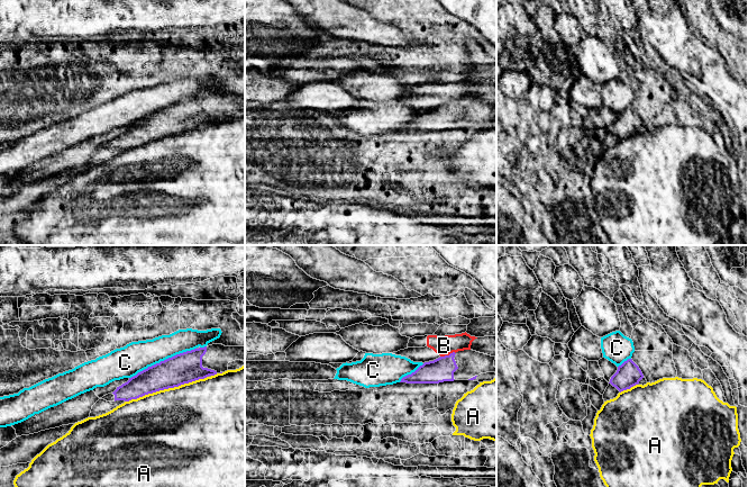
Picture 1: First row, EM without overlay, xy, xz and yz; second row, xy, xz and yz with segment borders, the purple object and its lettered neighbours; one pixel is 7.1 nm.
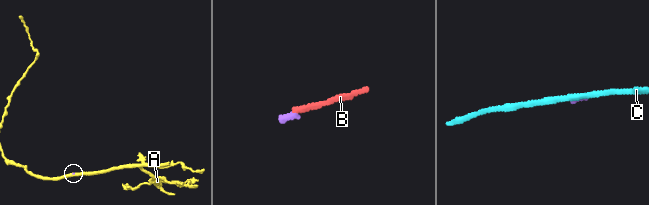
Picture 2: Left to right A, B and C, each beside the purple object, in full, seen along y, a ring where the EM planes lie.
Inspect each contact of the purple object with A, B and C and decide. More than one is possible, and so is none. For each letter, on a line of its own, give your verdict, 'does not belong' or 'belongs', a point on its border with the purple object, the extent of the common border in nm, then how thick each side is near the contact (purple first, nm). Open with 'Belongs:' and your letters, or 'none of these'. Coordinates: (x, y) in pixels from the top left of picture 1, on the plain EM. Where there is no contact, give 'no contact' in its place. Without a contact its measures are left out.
Belongs: none of these
A: does not belong; contact xy (166, 136); length 650 nm; calibres 220 and 500 nm
B: does not belong; contact xz (447, 104); length 120 nm; calibres 170 and 140 nm
C: does not belong; contact xy (162, 109); length 550 nm; calibres 220 and 220 nm

